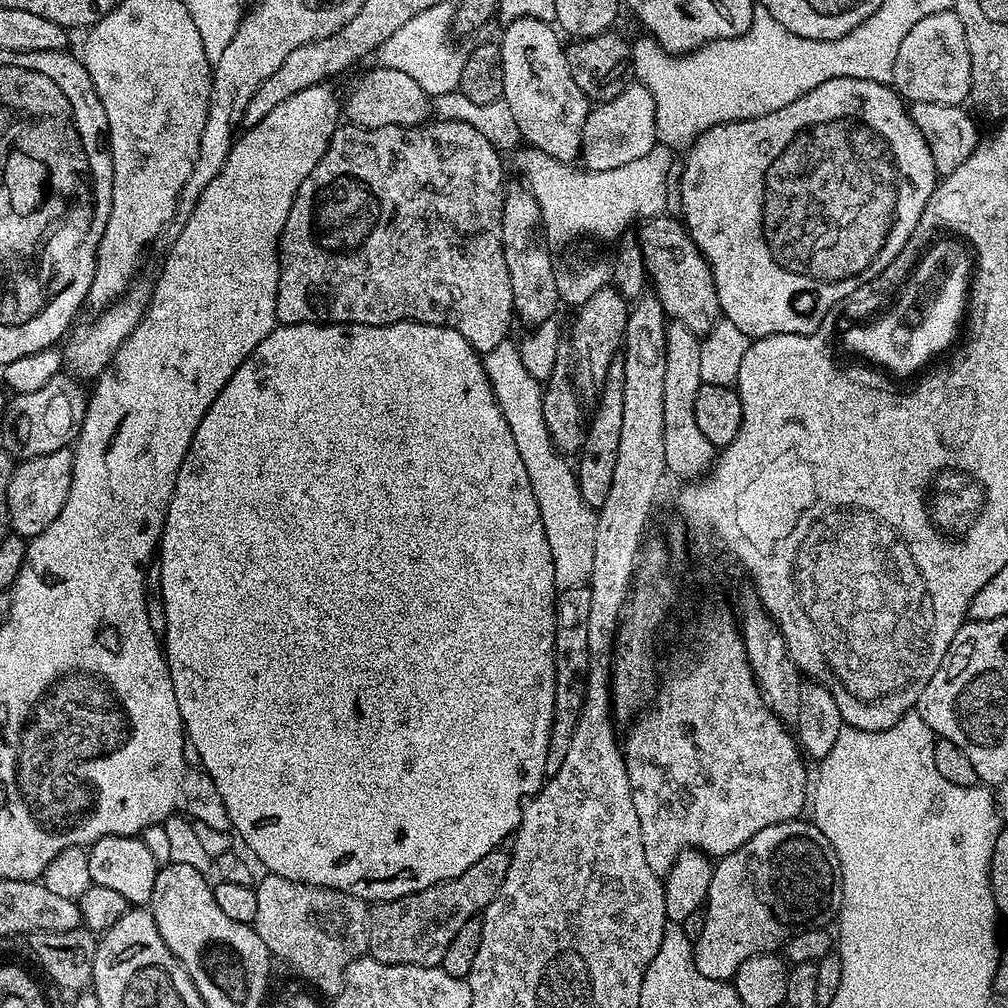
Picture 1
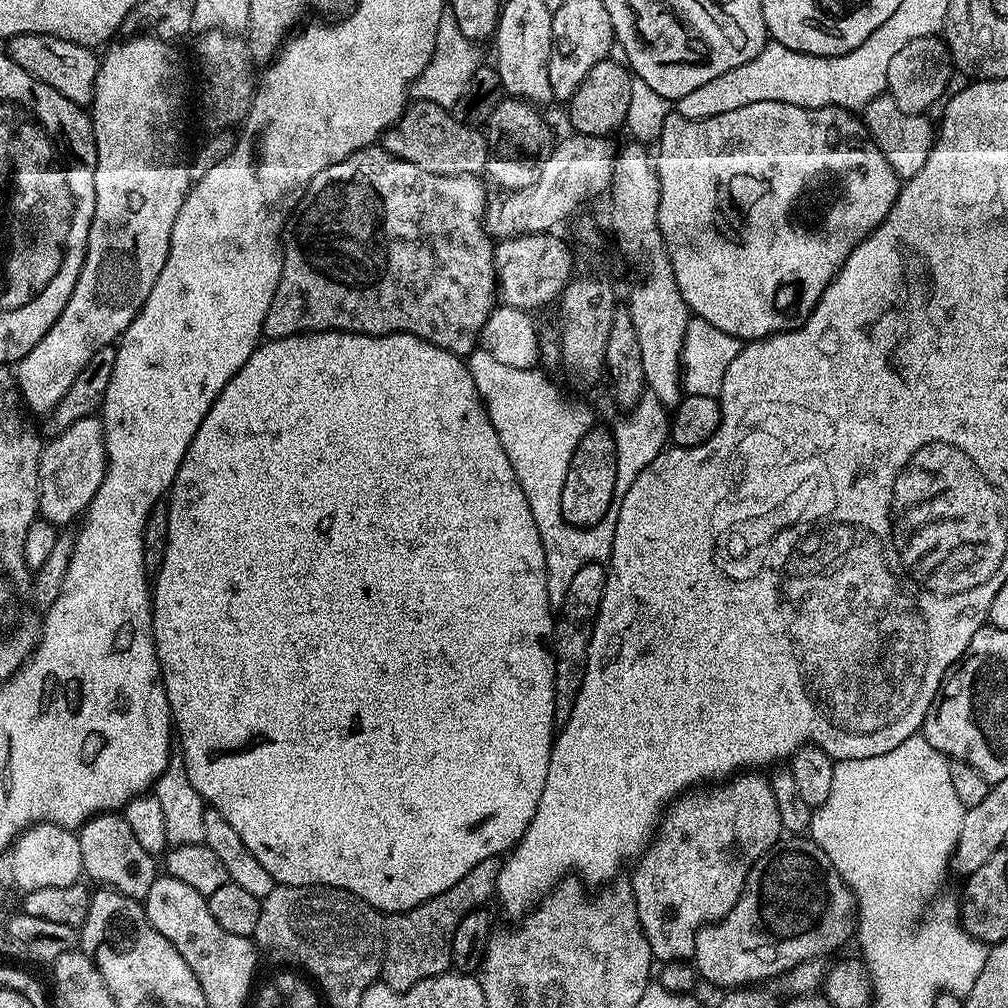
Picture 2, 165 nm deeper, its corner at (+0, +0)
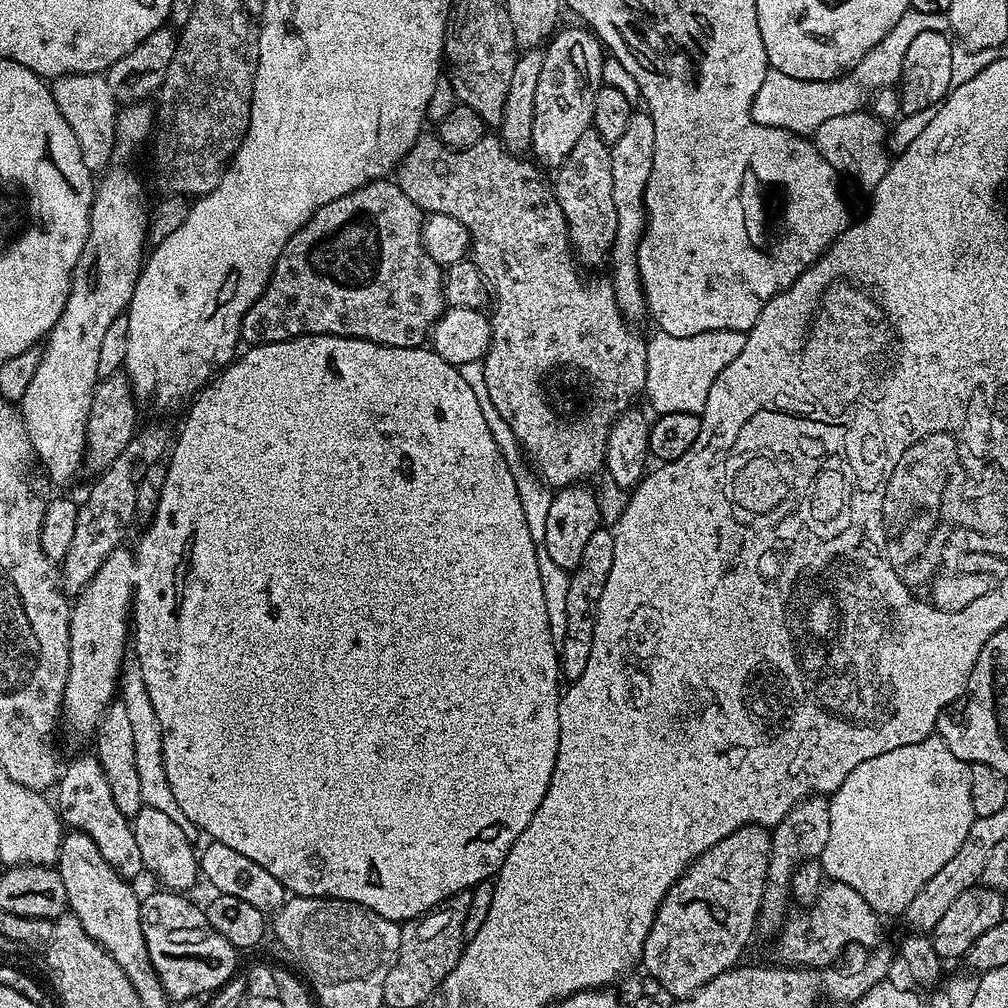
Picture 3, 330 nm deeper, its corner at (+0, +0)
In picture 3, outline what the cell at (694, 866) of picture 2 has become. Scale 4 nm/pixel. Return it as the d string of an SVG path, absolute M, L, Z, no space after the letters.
M748 824L745 828L734 830L734 834L730 834L726 838L722 838L722 842L718 842L710 850L706 850L698 859L693 860L689 864L688 869L673 882L668 888L666 898L662 898L662 902L656 911L654 922L650 926L650 934L646 934L646 942L644 943L644 955L642 957L642 968L645 968L666 991L672 995L672 998L683 998L685 996L693 996L702 986L706 986L706 982L710 982L714 978L718 978L718 974L728 972L730 969L737 967L741 963L740 955L744 952L744 947L748 944L748 939L755 933L758 928L760 919L760 903L762 902L762 894L766 886L766 874L770 866L770 854L772 853L772 837L769 829L758 825Z

